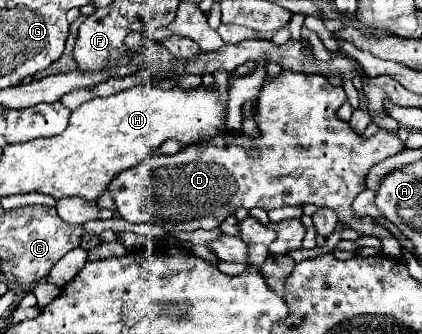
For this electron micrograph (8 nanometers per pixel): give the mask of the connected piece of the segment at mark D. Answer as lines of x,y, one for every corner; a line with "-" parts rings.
281,71
275,79
267,81
261,89
261,97
257,103
255,123
261,131
259,137
251,139
245,135
231,135
221,133
211,141
195,143
183,147
175,155
159,155
153,153
147,161
119,173
109,185
109,193
117,205
119,215
129,223
151,223
159,225
167,231
195,231
195,229
215,229
219,227
229,215
233,215
239,207
253,209
261,207
265,211
283,205
305,205
313,203
317,207
327,205
337,211
339,221
347,223
351,229
363,235
375,235
383,241
383,255
399,259
401,247
399,241
383,227
375,225
371,217
355,217
351,213
353,199
365,189
365,175
367,171
401,151
405,151
403,141
397,133
379,129
369,139
357,135
349,123
339,121
335,109
345,103
343,87
331,85
321,75
305,75
295,71

